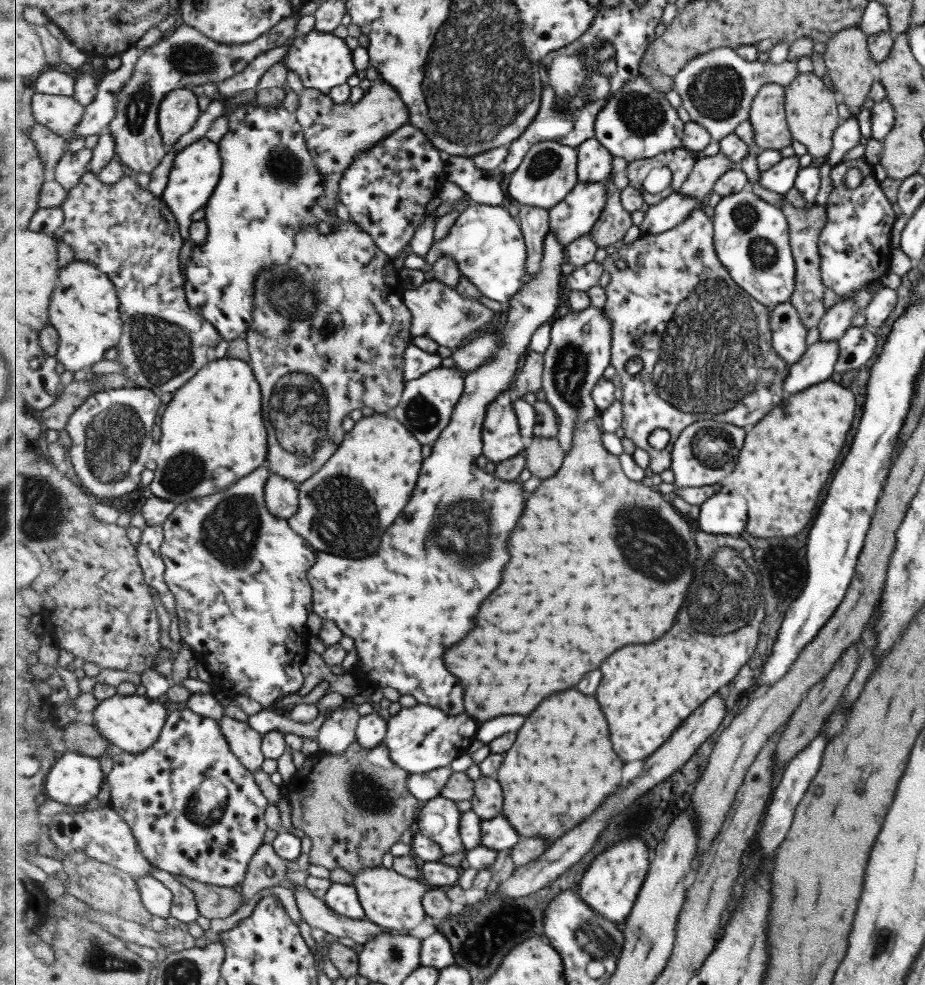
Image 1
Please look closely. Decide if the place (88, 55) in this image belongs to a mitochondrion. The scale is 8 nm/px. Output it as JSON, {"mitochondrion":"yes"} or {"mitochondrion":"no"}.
{"mitochondrion":"no"}

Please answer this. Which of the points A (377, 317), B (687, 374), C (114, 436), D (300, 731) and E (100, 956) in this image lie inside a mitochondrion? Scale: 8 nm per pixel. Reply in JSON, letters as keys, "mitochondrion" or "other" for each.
{"A":"other","B":"mitochondrion","C":"mitochondrion","D":"other","E":"mitochondrion"}

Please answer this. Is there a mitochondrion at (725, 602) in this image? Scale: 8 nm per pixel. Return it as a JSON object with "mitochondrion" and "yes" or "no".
{"mitochondrion":"yes"}

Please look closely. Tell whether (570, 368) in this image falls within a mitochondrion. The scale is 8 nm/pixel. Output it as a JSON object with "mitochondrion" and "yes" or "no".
{"mitochondrion":"yes"}

